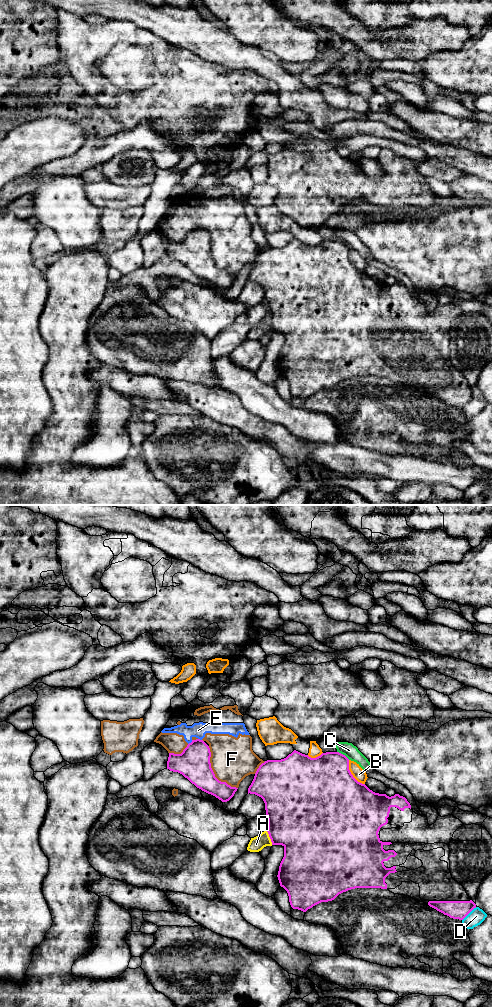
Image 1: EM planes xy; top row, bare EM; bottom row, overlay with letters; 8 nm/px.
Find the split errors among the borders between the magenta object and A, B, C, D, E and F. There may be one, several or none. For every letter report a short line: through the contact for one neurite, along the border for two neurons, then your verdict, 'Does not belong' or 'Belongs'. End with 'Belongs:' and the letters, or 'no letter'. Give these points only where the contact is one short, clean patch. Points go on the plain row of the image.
A: Does not belong
B: Does not belong
C: Line: xy (337, 239), (349, 247). Does not belong
D: Does not belong
E: Line: xy (192, 228), (188, 232). Does not belong
F: Does not belong
Belongs: no letter

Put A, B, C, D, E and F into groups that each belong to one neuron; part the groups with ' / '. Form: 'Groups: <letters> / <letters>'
Groups: A / B / C / D / E F

